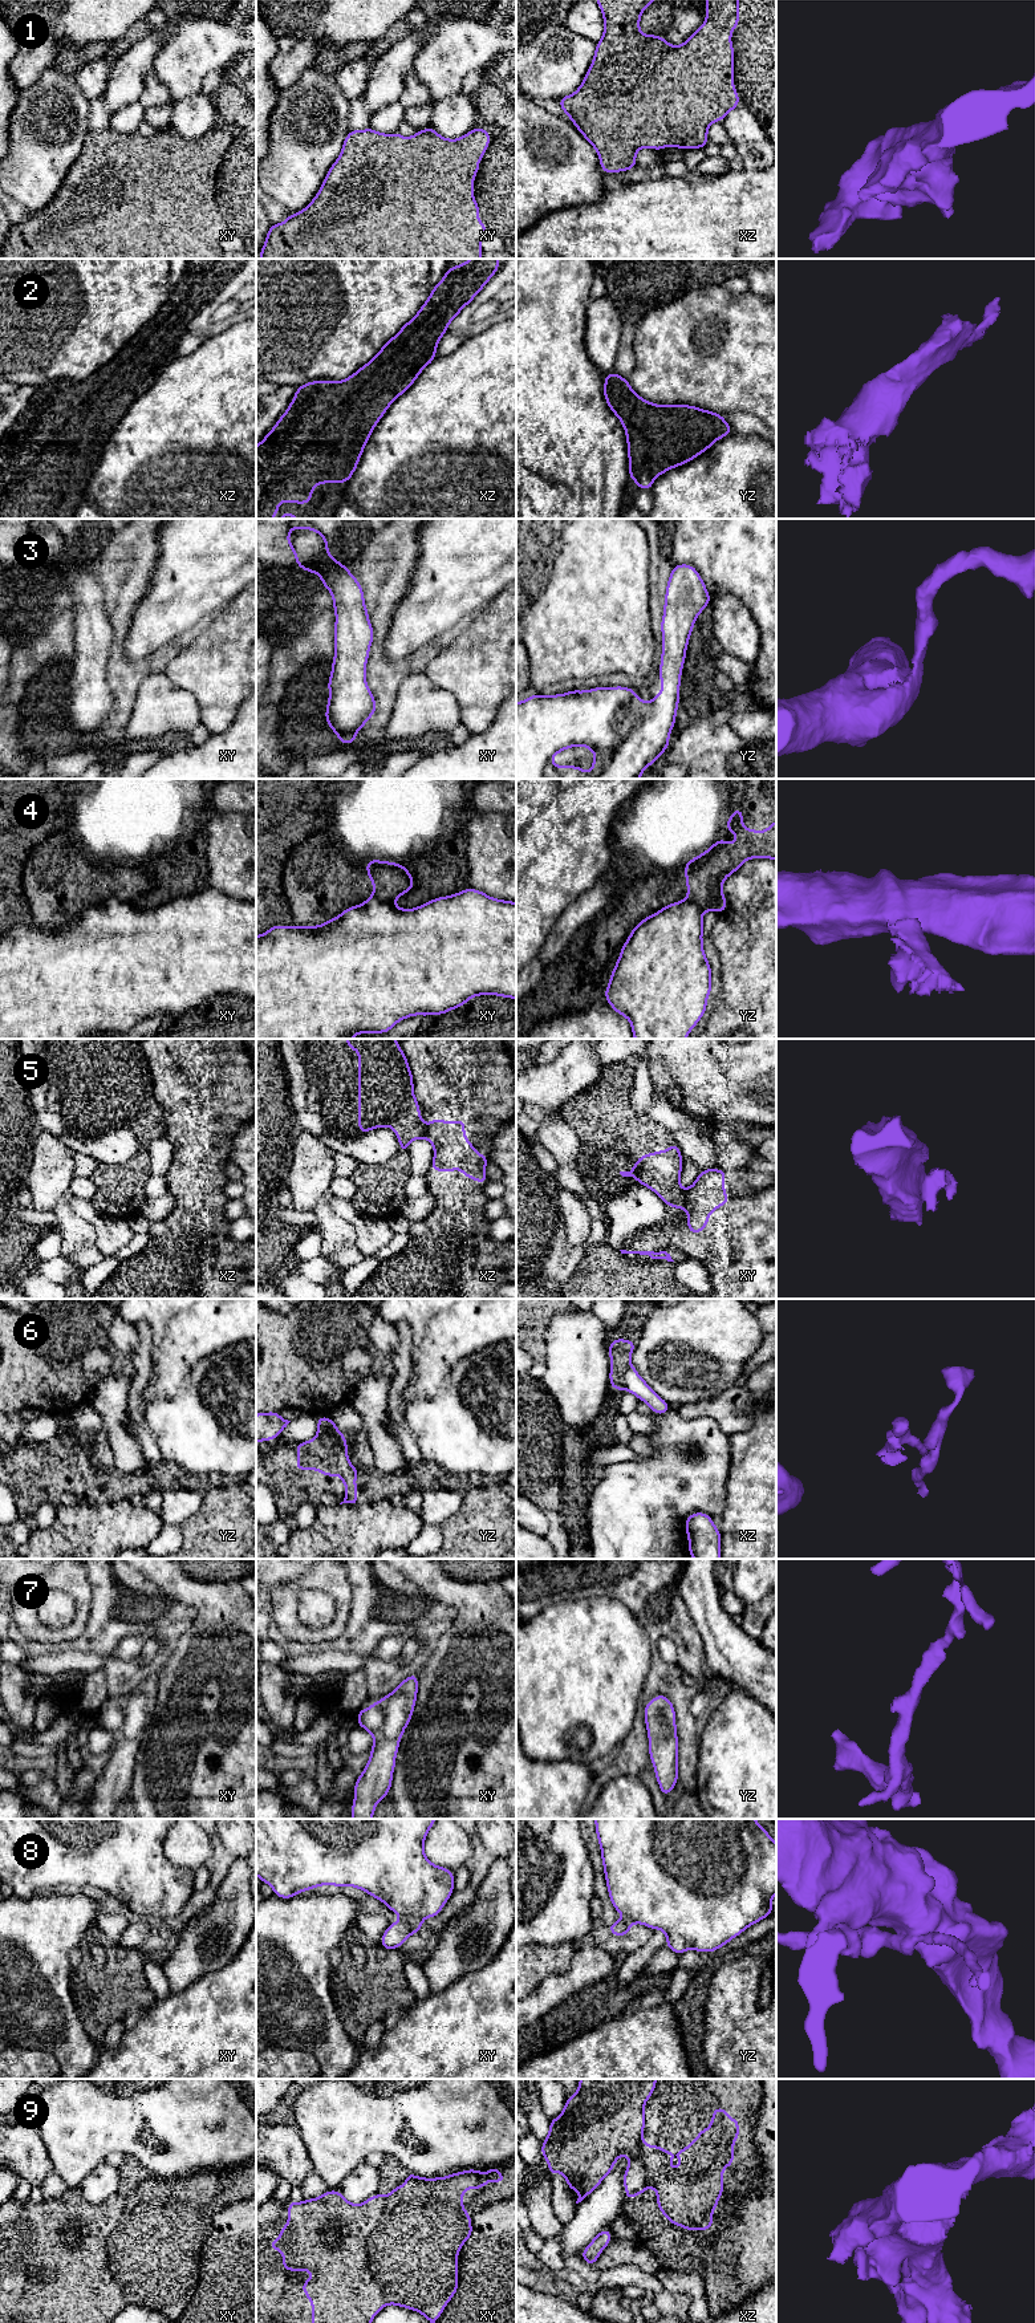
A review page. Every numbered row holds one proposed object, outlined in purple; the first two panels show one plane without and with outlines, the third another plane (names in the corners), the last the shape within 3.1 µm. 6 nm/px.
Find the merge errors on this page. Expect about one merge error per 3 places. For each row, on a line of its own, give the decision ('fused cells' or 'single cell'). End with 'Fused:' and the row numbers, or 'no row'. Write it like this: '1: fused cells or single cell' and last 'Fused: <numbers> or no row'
1: single cell
2: single cell
3: single cell
4: fused cells
5: fused cells
6: fused cells
7: single cell
8: fused cells
9: fused cells
Fused: 4, 5, 6, 8, 9

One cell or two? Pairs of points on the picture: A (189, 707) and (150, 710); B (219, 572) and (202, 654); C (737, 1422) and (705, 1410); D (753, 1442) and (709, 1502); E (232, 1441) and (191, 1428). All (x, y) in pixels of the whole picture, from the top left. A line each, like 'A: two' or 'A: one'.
A: one
B: two
C: one
D: two
E: one

